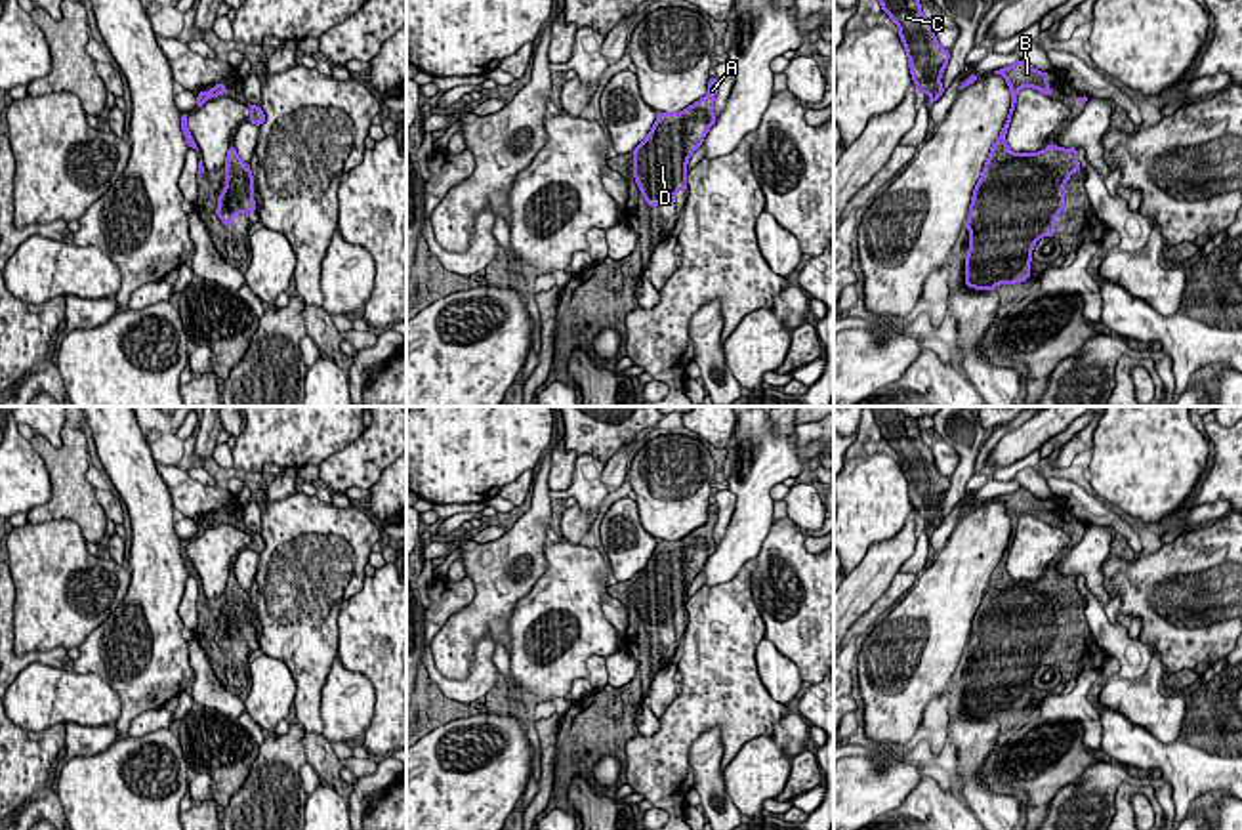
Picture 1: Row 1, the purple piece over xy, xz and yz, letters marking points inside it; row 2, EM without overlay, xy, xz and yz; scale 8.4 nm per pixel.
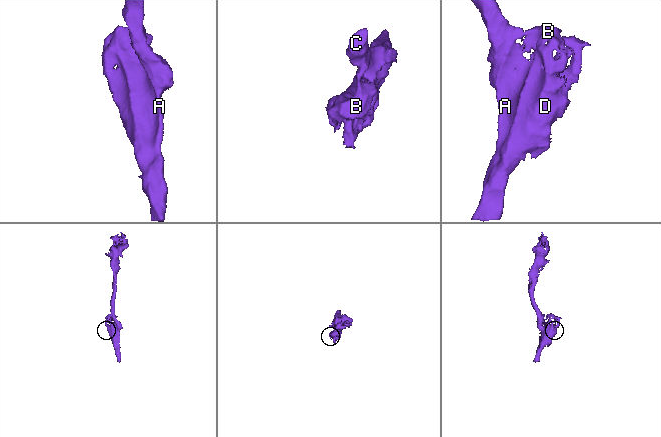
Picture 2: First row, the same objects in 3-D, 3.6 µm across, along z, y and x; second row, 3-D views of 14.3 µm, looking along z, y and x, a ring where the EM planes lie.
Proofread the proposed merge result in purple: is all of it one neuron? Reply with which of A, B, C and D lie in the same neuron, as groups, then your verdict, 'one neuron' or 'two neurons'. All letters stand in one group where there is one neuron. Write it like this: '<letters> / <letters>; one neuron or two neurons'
A B C D; one neuron

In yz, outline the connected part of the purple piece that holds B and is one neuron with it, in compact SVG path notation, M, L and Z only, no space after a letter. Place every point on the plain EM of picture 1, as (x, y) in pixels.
M1025 487L994 500L1005 504L1011 534L973 616L965 649L971 662L965 712L981 719L1030 704L1032 675L1042 664L1055 662L1053 647L1065 637L1065 611L1082 599L1076 574L1013 580L1005 571L1019 517L1034 515L1051 525L1049 500Z

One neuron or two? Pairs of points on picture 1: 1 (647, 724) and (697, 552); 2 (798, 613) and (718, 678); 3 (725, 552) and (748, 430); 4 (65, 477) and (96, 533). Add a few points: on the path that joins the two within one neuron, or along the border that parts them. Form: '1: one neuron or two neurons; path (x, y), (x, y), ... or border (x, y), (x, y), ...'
1: two neurons; border (636, 714), (636, 729), (640, 733)
2: two neurons; border (754, 594), (765, 638)
3: one neuron; path (752, 521), (752, 468), (756, 460)
4: one neuron; path (71, 491), (90, 519)

